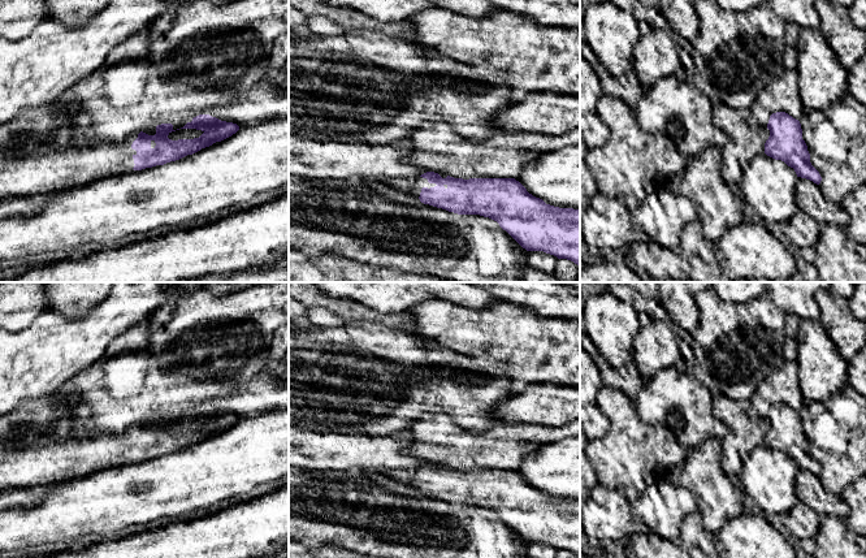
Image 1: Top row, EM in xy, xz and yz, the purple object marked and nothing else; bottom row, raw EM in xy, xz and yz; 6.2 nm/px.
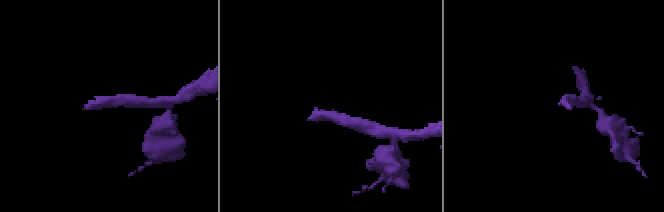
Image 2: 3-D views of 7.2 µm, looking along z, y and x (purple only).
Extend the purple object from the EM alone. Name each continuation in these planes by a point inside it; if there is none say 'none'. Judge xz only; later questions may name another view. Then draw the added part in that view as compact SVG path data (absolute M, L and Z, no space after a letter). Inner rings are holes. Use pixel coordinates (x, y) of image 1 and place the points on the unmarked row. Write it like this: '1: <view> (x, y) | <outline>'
1: xz (414, 479) | M419 468L417 471L415 471L413 473L407 473L404 471L389 471L389 472L384 472L384 475L403 483L403 484L408 484L413 488L420 488L421 480L423 479L434 479L437 477L436 475L429 475L426 470Z

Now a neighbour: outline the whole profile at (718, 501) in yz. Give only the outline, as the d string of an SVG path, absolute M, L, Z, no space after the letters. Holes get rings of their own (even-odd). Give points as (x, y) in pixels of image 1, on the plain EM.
M709 438L689 450L683 463L680 485L690 490L697 499L697 509L702 516L703 528L716 535L722 525L744 511L742 492L736 489L722 468L722 441Z

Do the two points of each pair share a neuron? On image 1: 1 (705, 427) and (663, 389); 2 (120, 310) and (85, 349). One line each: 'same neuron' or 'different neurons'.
1: same neuron
2: same neuron

